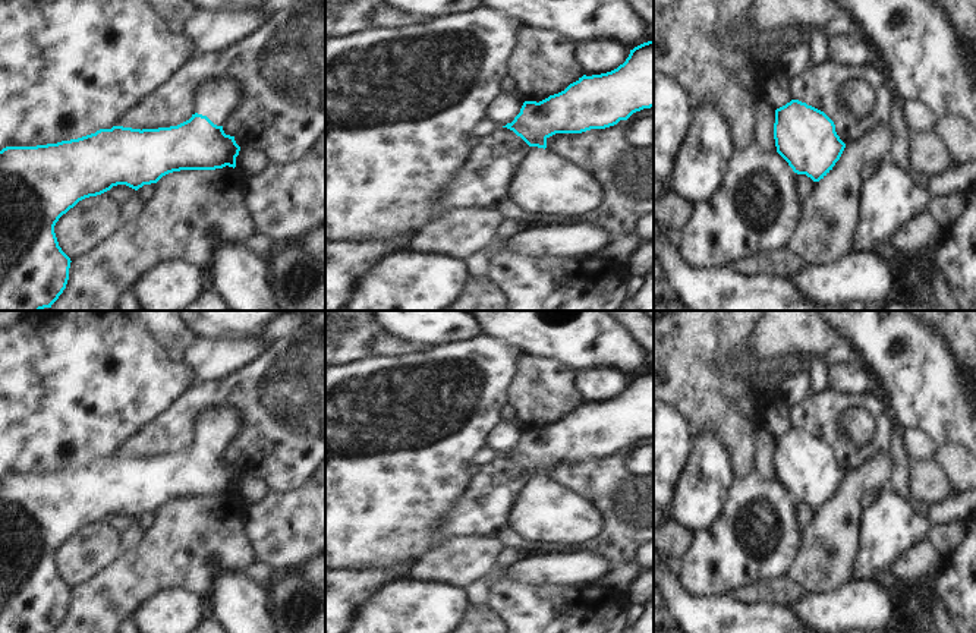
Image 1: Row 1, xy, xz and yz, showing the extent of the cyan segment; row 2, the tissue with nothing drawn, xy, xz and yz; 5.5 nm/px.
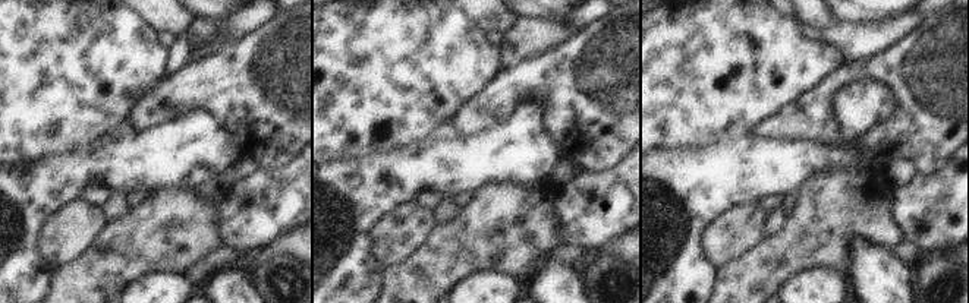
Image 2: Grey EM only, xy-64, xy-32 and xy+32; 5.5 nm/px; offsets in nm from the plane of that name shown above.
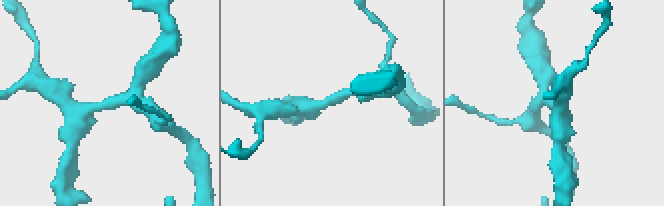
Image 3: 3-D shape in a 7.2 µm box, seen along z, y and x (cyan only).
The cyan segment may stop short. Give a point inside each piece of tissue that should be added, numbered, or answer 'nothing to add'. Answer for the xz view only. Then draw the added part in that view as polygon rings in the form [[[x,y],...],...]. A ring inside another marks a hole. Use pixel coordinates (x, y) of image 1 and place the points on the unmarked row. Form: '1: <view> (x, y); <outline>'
1: xz (544, 512); [[[532,475],[517,494],[509,526],[533,542],[585,545],[602,529],[602,514],[551,478]]]

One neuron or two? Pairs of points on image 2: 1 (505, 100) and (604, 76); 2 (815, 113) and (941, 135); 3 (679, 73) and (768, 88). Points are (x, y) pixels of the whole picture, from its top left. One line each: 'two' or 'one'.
1: one
2: one
3: one

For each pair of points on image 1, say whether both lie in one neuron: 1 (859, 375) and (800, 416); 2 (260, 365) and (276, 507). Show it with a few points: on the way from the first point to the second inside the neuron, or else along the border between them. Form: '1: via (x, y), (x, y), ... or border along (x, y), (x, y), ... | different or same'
1: border along (828, 387), (855, 397), (872, 396) | different
2: border along (307, 479), (289, 491), (270, 493) | different

